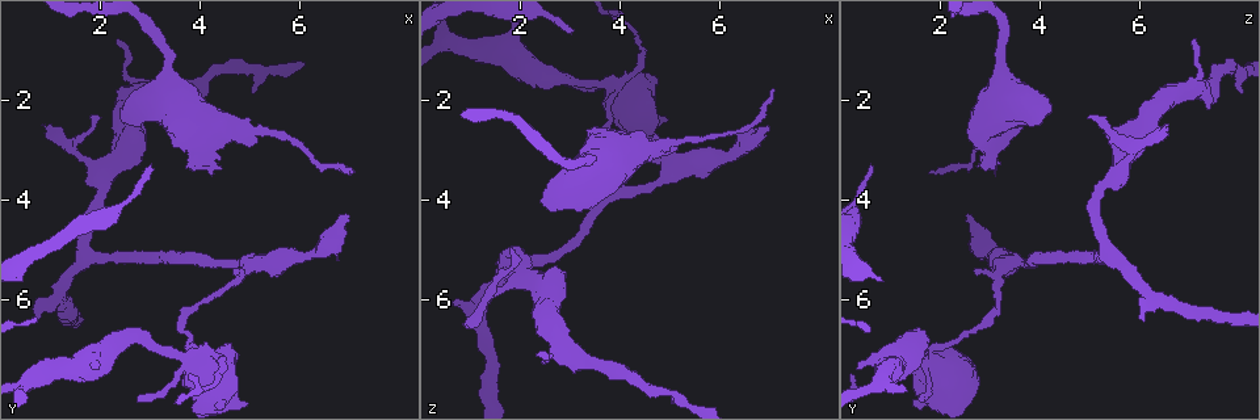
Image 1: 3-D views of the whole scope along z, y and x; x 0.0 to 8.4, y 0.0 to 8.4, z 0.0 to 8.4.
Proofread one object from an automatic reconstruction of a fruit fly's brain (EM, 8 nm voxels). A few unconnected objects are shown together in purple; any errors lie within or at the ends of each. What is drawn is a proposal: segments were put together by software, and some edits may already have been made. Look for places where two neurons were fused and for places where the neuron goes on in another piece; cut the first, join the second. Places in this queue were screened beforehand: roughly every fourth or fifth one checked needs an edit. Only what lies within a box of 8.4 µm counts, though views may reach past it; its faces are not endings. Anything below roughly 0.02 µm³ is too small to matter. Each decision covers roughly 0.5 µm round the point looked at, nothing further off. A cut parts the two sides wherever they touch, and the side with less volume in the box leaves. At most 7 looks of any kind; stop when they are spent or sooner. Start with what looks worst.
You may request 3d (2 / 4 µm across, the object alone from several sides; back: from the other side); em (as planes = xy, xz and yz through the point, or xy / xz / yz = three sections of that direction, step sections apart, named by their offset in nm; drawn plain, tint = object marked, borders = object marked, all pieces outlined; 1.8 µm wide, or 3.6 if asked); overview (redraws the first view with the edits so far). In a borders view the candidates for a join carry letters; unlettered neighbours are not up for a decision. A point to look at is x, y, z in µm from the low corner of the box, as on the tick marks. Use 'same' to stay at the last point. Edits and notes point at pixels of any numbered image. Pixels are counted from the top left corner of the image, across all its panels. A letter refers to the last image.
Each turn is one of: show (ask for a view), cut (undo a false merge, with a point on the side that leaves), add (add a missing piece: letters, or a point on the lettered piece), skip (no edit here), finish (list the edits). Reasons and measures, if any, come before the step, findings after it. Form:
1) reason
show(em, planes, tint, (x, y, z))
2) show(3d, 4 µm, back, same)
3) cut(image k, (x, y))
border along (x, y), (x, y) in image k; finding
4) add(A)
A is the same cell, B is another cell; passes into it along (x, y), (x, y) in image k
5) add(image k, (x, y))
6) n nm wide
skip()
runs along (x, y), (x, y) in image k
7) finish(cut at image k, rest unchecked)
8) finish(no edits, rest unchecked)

thin end
show(em, planes, tint, (3.00, 3.30, 0.60))

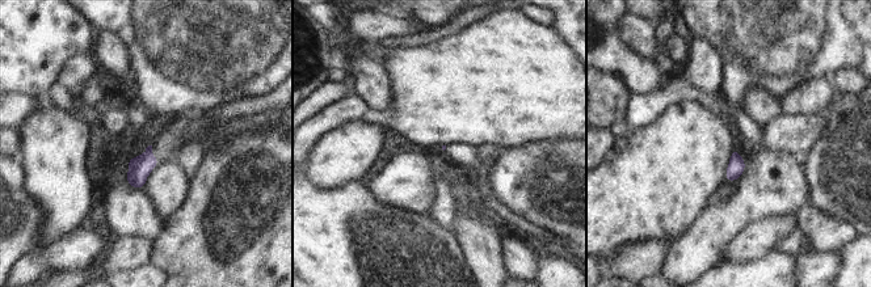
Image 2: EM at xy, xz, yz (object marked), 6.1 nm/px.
show(em, planes, borders, same)

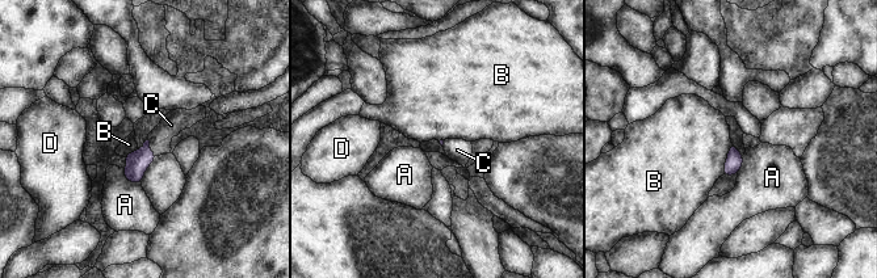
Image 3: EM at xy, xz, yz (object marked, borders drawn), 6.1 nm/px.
add(C)
C is the same cell, A, B and D are other cells; passes into it along (137, 161), (149, 148), (171, 125) in image 3; the neuron continues

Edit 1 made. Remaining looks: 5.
arms part here
show(em, planes, tint, (5.00, 5.35, 3.35))

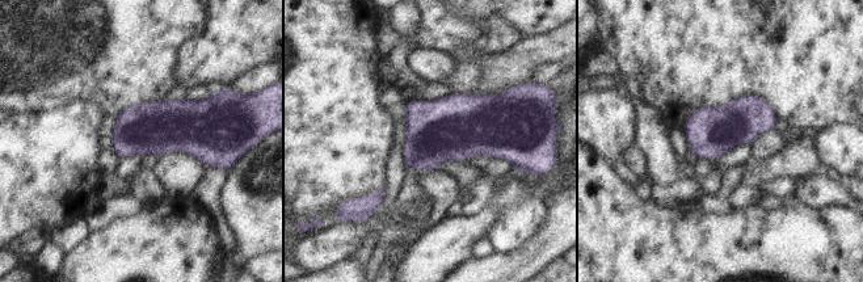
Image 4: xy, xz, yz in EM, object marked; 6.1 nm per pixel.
show(em, planes, borders, same)

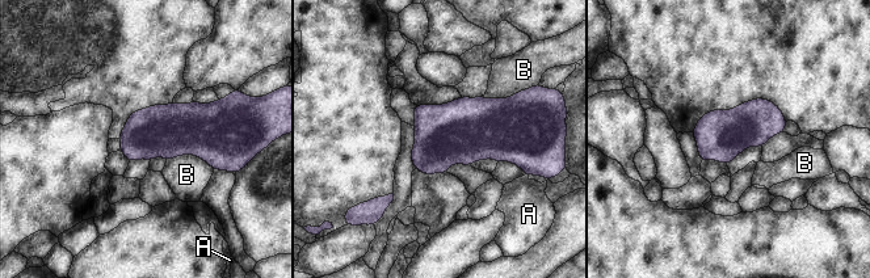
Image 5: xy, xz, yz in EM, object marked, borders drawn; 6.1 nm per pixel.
skip()
A and B are other cells; border along (167, 159), (196, 155), (213, 171) in image 5; one neuron here

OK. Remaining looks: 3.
free end
show(em, planes, plain, (1.00, 2.45, 6.60))

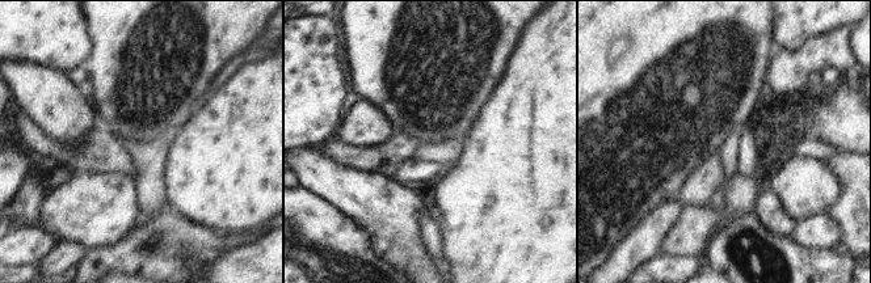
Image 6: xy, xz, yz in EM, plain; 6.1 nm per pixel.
where the object lies
show(em, planes, tint, same)

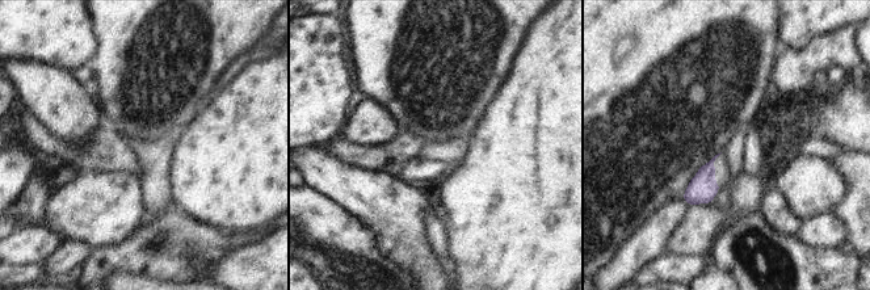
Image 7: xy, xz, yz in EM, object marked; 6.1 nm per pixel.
show(em, planes, borders, same)

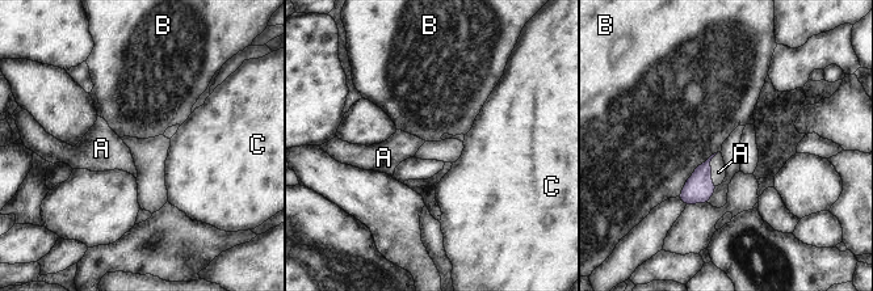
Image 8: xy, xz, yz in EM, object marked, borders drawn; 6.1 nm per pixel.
add(A)
A is the same cell, B and C are other cells; passes into it along (699, 188), (710, 169), (718, 172) in image 8; the neuron continues

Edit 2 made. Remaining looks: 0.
finish(add at image 3, add at image 8, rest unchecked)

